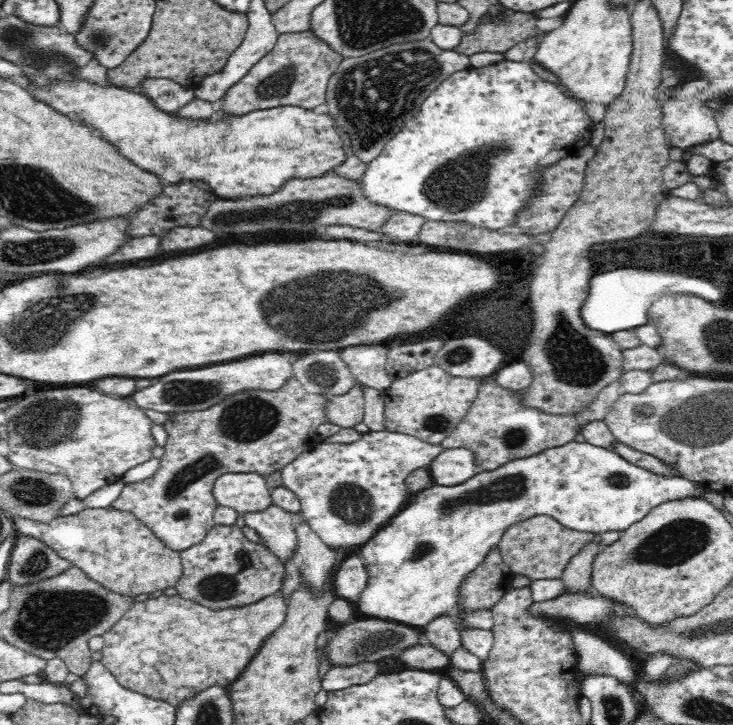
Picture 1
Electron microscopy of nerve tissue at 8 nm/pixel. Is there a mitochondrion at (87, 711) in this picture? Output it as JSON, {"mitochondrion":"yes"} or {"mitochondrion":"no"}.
{"mitochondrion":"no"}

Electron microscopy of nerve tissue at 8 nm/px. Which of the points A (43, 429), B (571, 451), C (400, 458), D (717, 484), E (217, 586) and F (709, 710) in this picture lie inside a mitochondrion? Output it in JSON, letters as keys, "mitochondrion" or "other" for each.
{"A":"mitochondrion","B":"other","C":"other","D":"other","E":"mitochondrion","F":"mitochondrion"}

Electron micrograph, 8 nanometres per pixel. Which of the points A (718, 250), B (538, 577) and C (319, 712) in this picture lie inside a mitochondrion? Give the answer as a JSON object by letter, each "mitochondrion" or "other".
{"A":"other","B":"other","C":"other"}

